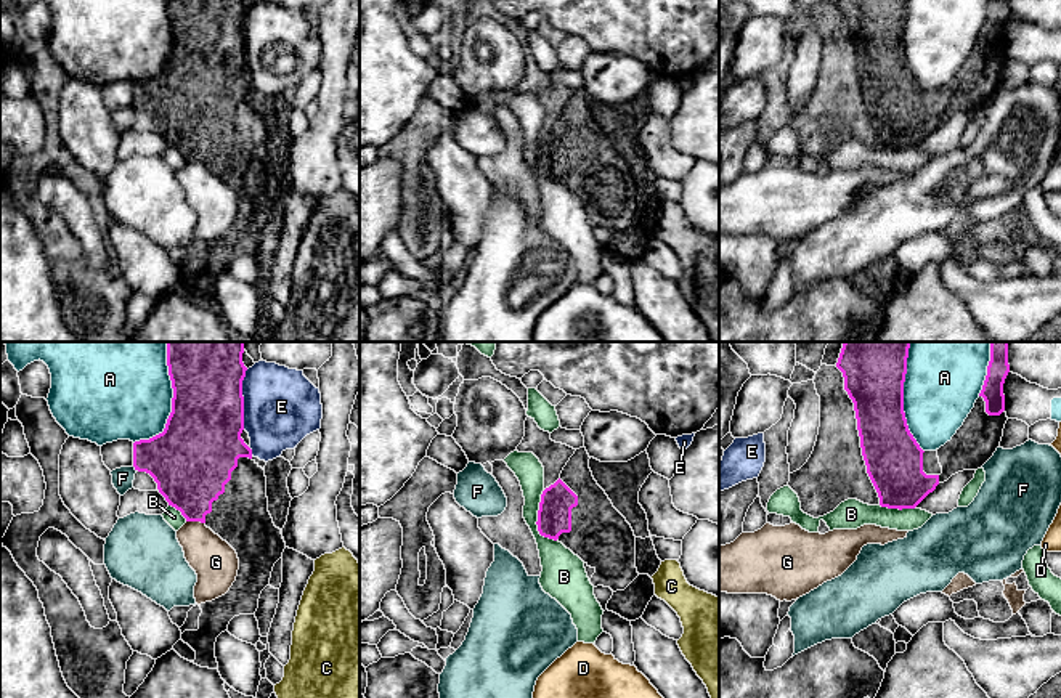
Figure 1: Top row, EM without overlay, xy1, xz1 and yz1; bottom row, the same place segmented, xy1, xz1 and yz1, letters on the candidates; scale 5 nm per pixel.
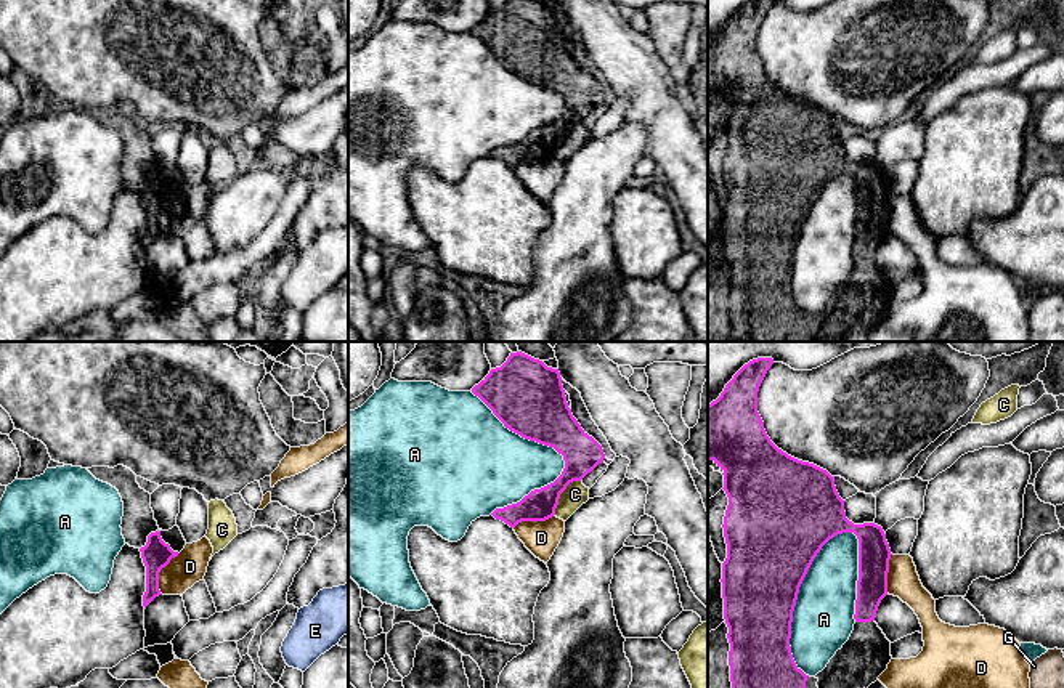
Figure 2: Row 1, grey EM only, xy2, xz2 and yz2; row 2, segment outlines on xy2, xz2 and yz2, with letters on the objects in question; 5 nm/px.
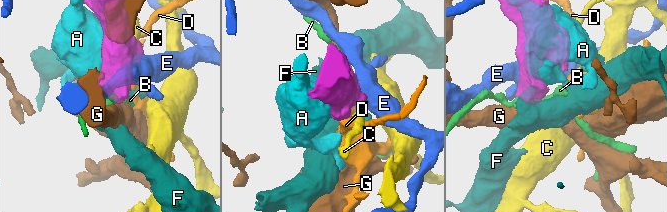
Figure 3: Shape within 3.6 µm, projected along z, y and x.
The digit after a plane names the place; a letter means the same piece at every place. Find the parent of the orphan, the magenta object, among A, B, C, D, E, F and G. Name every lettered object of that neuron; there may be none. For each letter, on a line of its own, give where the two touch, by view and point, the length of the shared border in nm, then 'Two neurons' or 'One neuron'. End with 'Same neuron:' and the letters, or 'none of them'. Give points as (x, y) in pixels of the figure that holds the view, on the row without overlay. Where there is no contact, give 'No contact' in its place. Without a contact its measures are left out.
A: Touches magenta at yz2 (796, 238). Shared border 750 nm. Two neurons
B: Touches magenta at xz1 (538, 161). Shared border 280 nm. Two neurons
C: Touches magenta at xz2 (560, 133). Shared border 220 nm. Two neurons
D: Touches magenta at xy2 (159, 212). Shared border 220 nm. Two neurons
E: Touches magenta at xy1 (243, 40). Shared border 300 nm. Two neurons
F: Touches magenta at xy1 (135, 109). Shared border 30 nm. Two neurons
G: Touches magenta at xy1 (196, 161). Shared border 100 nm. Two neurons
Same neuron: none of them

